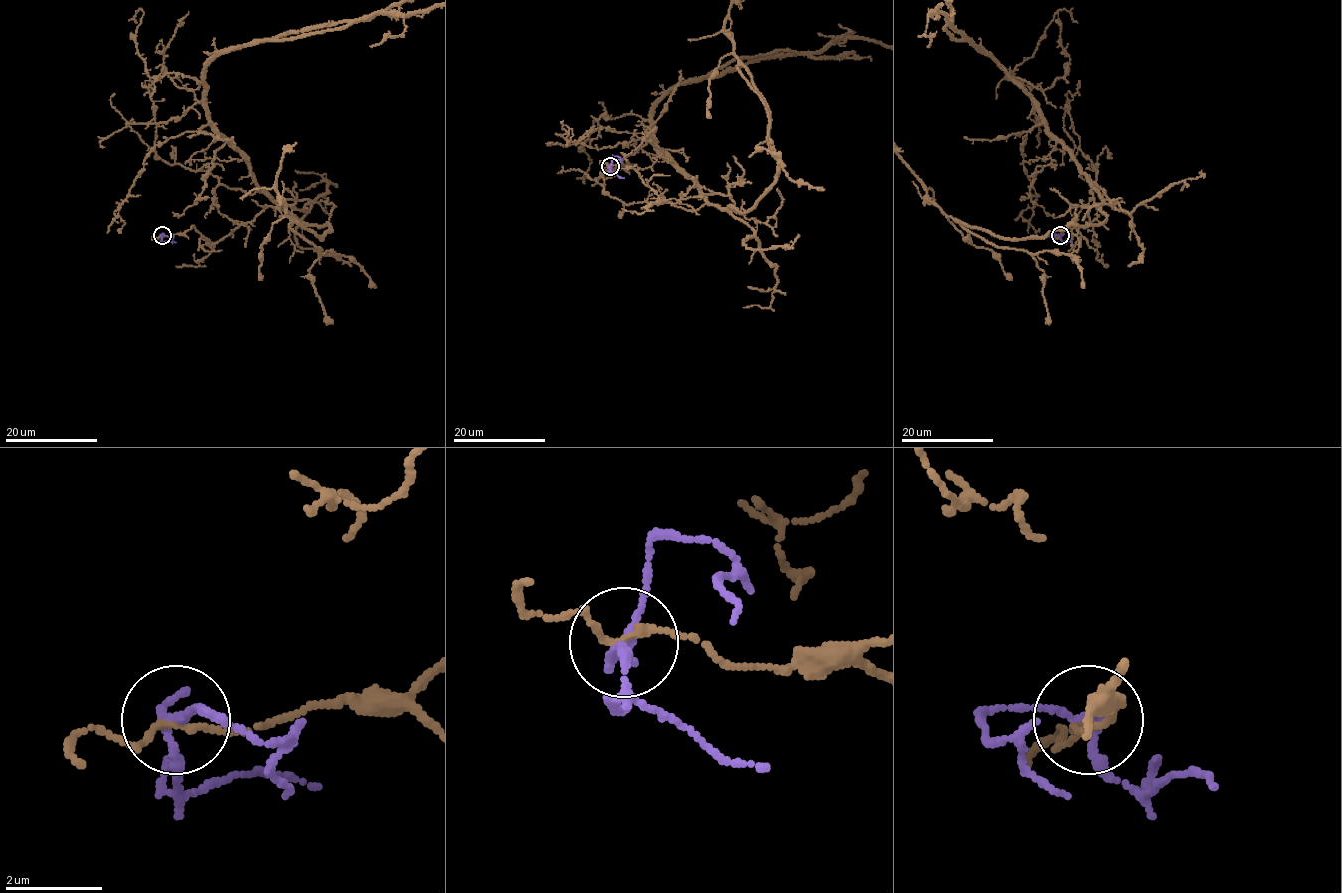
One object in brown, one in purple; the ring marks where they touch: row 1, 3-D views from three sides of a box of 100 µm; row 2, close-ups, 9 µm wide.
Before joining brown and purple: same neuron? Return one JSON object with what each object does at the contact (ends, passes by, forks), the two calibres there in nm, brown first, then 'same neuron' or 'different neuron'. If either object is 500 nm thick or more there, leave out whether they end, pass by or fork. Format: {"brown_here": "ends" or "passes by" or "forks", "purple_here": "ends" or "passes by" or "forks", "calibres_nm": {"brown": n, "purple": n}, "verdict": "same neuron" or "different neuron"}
{"brown_here": "passes by", "purple_here": "passes by", "calibres_nm": {"brown": 110, "purple": 180}, "verdict": "different neuron"}

